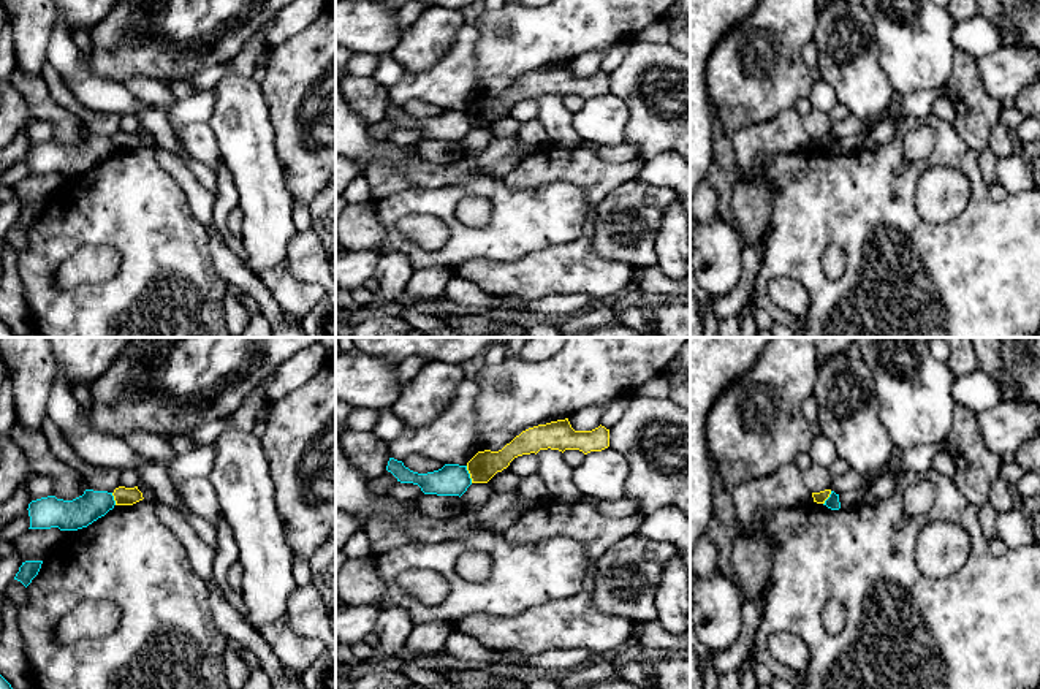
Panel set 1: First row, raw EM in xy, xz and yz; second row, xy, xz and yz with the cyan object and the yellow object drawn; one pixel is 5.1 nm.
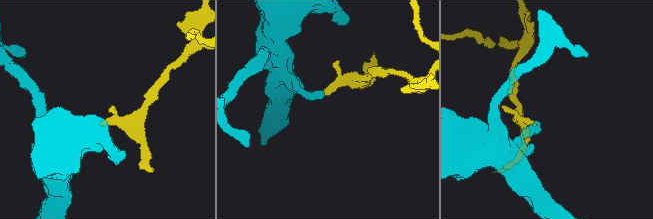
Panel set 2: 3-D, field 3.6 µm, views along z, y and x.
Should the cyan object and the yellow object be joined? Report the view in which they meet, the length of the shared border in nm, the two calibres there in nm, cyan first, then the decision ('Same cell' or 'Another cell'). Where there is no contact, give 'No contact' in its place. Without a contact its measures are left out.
Touches cyan in xz. Shared border 90 nm. Thickness 160 nm (cyan) against 150 nm. Another cell

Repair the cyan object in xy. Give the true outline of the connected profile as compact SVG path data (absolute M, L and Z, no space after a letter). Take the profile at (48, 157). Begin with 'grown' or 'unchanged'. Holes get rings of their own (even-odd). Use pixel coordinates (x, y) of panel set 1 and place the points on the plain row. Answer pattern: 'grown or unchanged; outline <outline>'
unchanged; outline M85 135L73 146L55 141L41 143L28 149L30 173L78 176L104 162L116 150L112 138Z

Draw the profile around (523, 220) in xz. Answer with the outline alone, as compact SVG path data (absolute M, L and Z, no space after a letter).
M478 174L446 190L408 187L375 200L385 226L378 255L407 252L413 269L445 266L454 269L467 260L516 261L535 250L573 242L590 223L592 212L579 187L549 182L532 188L511 188L502 176ZM481 196L491 203L491 222L483 228L465 226L456 217L462 198ZM405 215L432 215L450 228L446 244L421 252L397 230Z

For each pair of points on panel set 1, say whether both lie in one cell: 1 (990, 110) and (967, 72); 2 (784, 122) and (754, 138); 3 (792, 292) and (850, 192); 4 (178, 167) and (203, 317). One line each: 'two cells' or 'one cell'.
1: one cell
2: one cell
3: two cells
4: two cells

